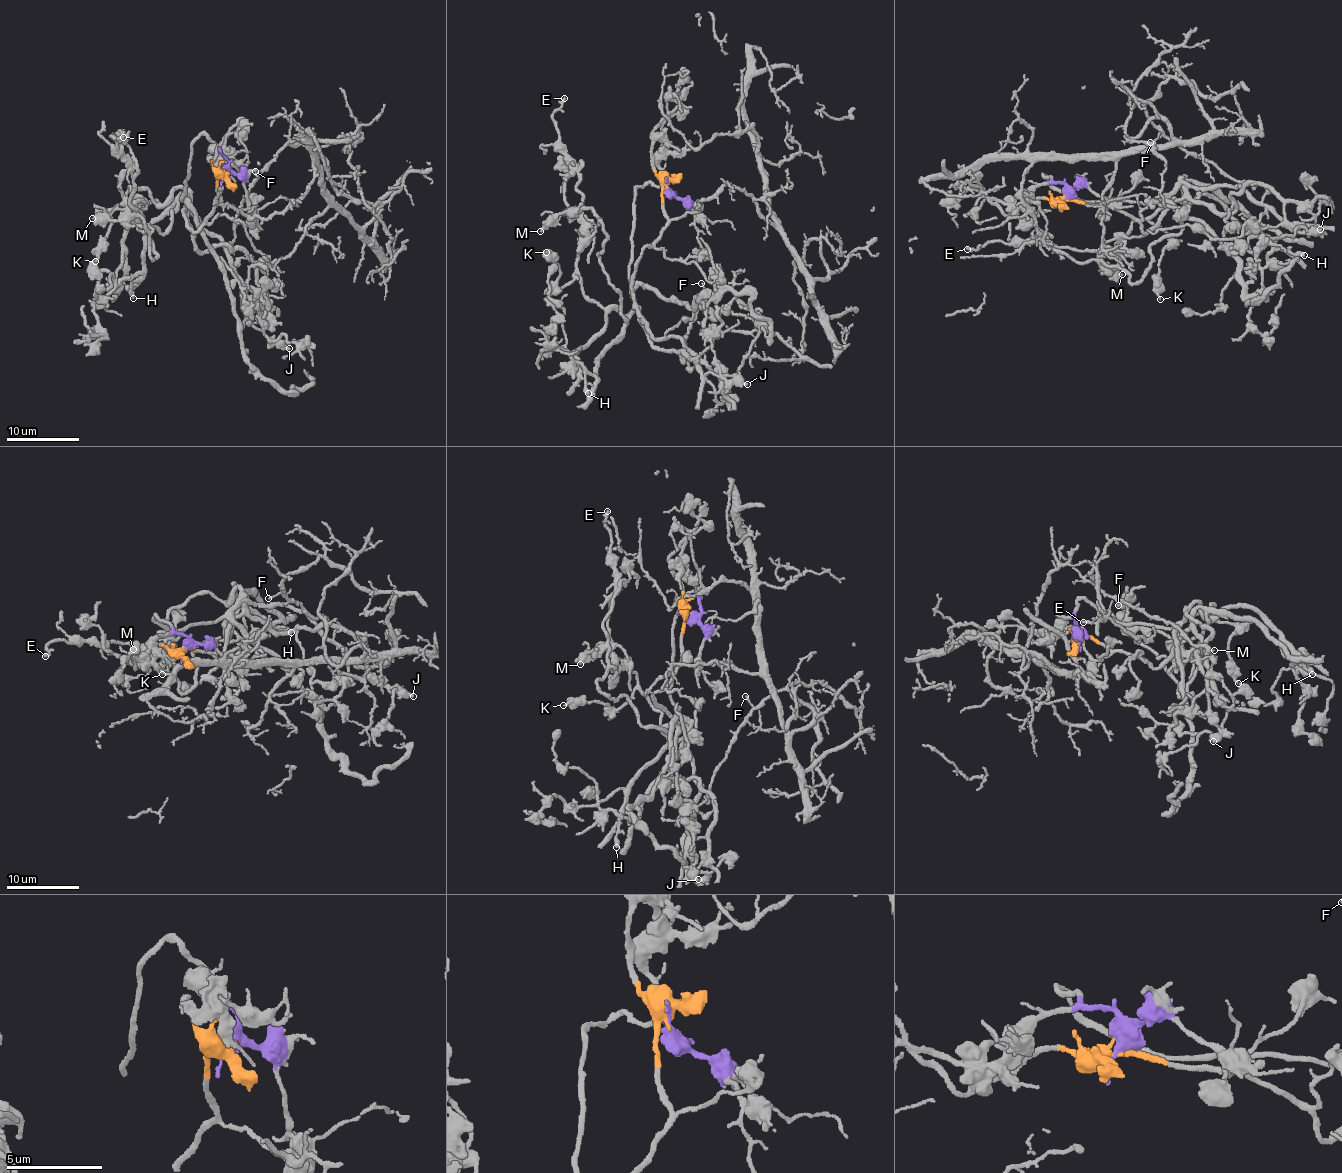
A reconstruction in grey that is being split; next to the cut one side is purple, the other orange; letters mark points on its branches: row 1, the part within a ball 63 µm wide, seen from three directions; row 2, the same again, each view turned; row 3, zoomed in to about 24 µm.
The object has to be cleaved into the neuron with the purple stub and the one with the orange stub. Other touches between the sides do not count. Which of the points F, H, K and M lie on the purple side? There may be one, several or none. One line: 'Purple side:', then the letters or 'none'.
Purple side: F, K

